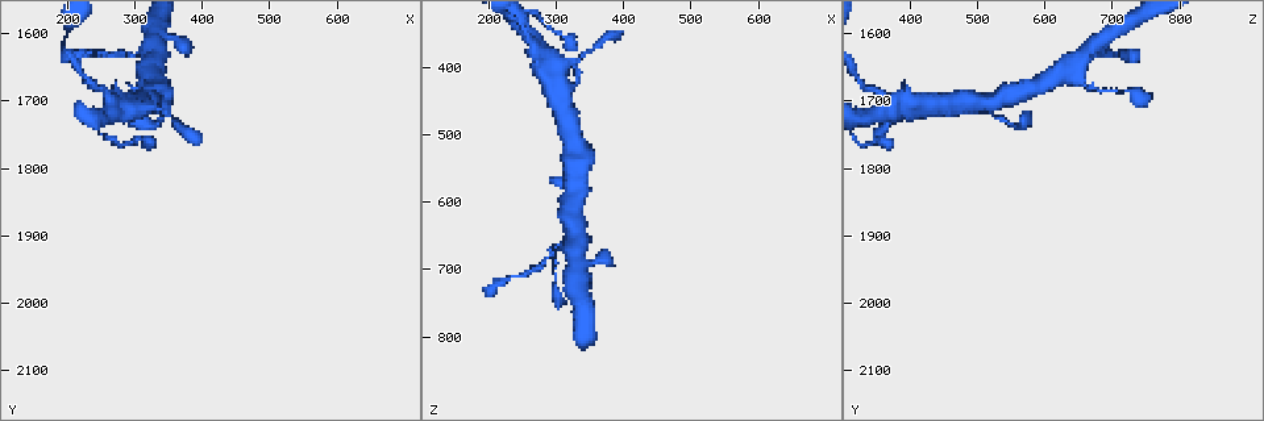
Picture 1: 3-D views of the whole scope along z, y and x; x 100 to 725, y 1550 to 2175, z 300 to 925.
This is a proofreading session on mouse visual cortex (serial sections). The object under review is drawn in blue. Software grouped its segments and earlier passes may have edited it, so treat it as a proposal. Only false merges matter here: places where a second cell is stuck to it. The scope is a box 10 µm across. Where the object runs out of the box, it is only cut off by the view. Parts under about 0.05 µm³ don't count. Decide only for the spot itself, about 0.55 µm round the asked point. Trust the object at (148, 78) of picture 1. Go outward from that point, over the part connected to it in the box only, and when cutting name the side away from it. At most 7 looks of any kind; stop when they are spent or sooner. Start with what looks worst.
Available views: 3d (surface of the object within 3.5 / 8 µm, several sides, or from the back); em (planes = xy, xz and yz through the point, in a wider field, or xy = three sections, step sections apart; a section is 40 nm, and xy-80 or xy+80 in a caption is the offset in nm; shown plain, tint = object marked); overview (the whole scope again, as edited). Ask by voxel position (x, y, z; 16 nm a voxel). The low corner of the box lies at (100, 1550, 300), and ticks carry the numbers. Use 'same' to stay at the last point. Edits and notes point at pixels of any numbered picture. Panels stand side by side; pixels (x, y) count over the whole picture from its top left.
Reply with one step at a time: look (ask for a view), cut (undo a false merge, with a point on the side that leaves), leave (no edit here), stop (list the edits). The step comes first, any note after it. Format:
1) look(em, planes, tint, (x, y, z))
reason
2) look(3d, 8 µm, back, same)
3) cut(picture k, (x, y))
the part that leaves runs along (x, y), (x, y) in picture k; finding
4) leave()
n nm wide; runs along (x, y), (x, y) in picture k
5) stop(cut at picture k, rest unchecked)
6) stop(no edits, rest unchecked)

look(3d, 3.5 µm, (325, 1625, 665))
three-way junction

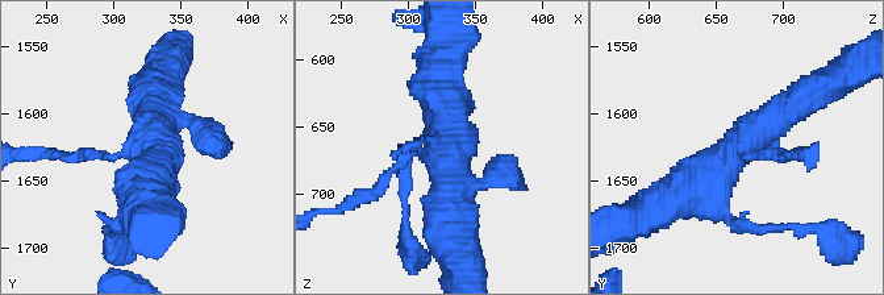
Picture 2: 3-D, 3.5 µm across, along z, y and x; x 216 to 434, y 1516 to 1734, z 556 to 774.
look(em, xy, step 3, tint, (330, 1626, 664))
3 arms; arms of 150, 450, 600 nm

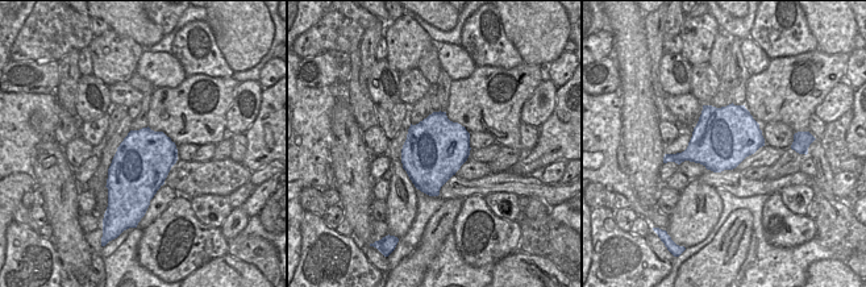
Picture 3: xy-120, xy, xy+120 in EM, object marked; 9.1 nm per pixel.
leave()
550 nm wide; runs along (667, 202), (805, 96) in picture 2; one cell here

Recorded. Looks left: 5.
look(3d, 8 µm, (330, 1700, 520))

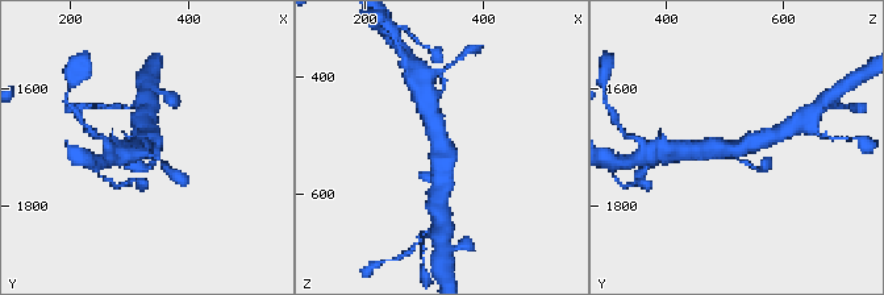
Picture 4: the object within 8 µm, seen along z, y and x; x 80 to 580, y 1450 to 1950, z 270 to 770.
look(em, xy, step 2, tint, same)
3 arms; arms of 150, 500, 500 nm; need the tissue

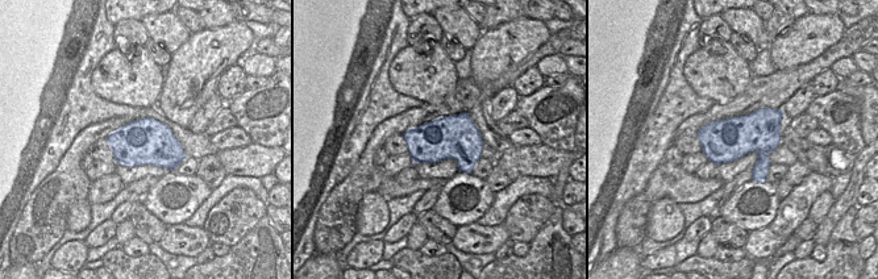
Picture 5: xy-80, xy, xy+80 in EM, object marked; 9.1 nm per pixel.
leave()
runs along (772, 136), (739, 148), (700, 148) in picture 4; all the same cell

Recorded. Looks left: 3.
look(3d, 8 µm, (260, 1685, 360))
three arms meet

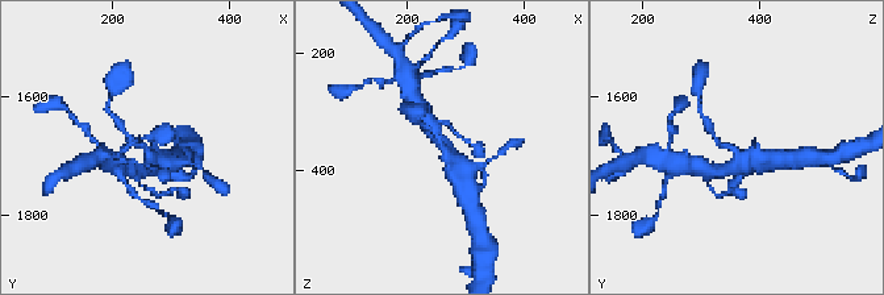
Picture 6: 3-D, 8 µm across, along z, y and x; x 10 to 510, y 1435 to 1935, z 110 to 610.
look(em, xy, step 1, tint, same)
3 arms; arms of 150, 400, 400 nm; now the EM

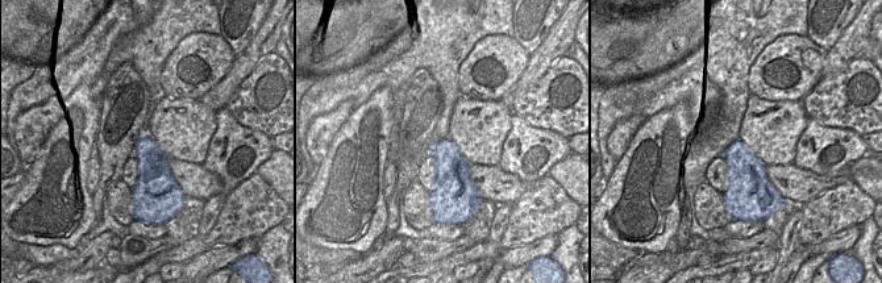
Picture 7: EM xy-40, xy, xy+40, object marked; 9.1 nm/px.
leave()
runs along (459, 170), (437, 136), (418, 123) in picture 6; one cell here

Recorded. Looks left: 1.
stop(no edits, rest unchecked)

